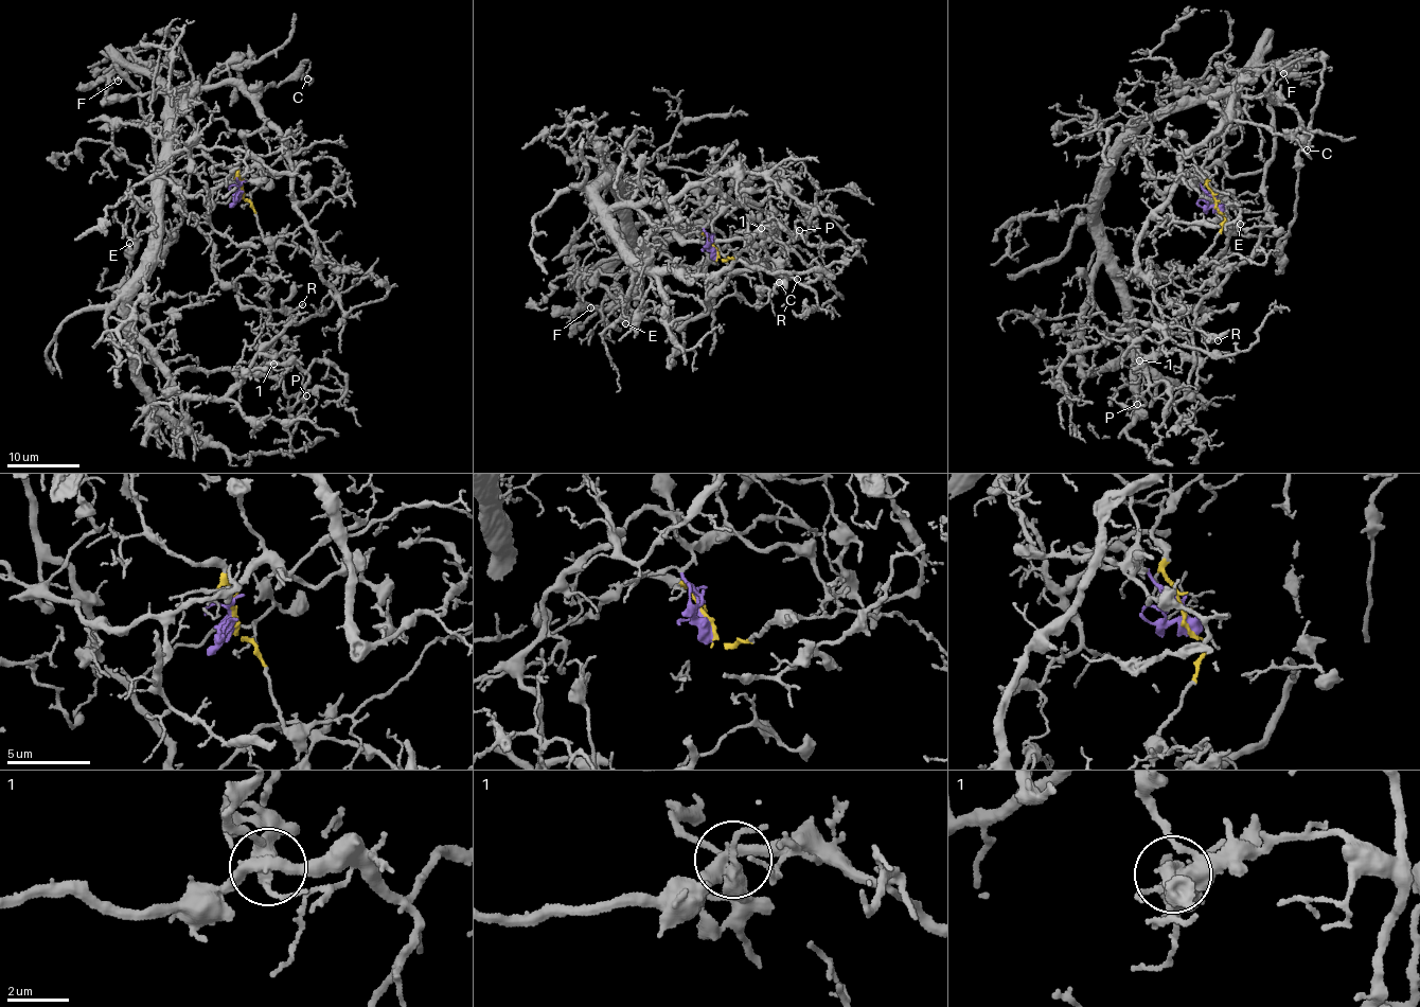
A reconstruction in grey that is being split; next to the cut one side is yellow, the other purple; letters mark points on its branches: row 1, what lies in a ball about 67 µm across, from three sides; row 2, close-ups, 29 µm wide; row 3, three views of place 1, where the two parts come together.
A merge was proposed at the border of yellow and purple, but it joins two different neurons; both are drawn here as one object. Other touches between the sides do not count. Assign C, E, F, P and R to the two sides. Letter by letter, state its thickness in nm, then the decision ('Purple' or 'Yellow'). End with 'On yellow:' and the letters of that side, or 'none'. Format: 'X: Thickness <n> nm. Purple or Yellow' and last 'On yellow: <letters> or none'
C: Thickness 200 nm. Yellow
E: Thickness 240 nm. Yellow
F: Thickness 150 nm. Yellow
P: Thickness 110 nm. Yellow
R: Thickness 150 nm. Purple
On yellow: C, E, F, P

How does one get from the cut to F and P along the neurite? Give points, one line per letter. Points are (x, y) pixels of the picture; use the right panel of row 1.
F: (1217, 206), (1201, 168), (1218, 146), (1237, 112), (1240, 85), (1257, 66), (1276, 62), (1291, 70), (1283, 73)
P: (1217, 206), (1201, 168), (1237, 112), (1230, 93), (1140, 128), (1100, 197), (1094, 306), (1138, 349), (1136, 404)

